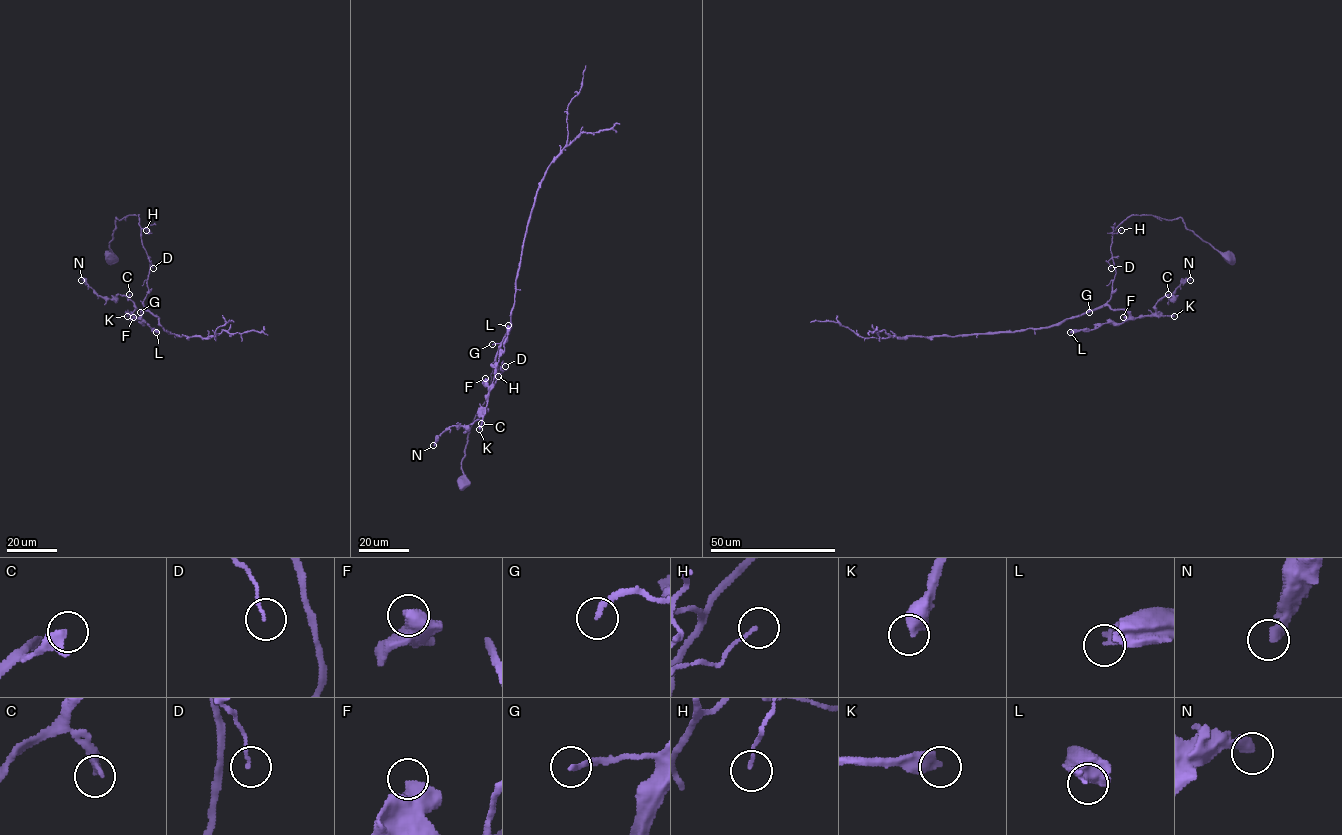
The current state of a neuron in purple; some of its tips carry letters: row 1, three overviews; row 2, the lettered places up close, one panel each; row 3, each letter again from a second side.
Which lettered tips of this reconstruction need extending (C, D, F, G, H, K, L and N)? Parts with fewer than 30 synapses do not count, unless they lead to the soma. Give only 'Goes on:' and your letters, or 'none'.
Goes on: none

